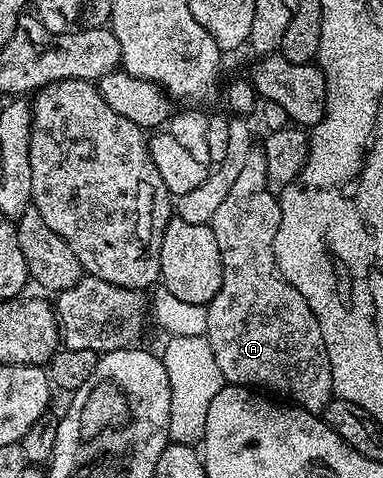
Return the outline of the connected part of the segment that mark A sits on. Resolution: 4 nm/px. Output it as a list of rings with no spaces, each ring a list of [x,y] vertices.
[[[254,150],[249,154],[248,162],[242,167],[241,174],[235,179],[217,212],[213,214],[210,225],[217,238],[217,250],[221,250],[223,285],[210,304],[206,305],[205,335],[213,346],[213,355],[217,357],[217,366],[221,366],[224,381],[274,394],[306,412],[322,414],[327,403],[333,399],[333,374],[329,366],[329,354],[321,326],[313,310],[309,310],[309,302],[305,302],[305,298],[297,294],[297,290],[283,277],[275,261],[275,239],[277,226],[281,226],[281,210],[278,195],[267,185],[267,167],[262,151]]]

